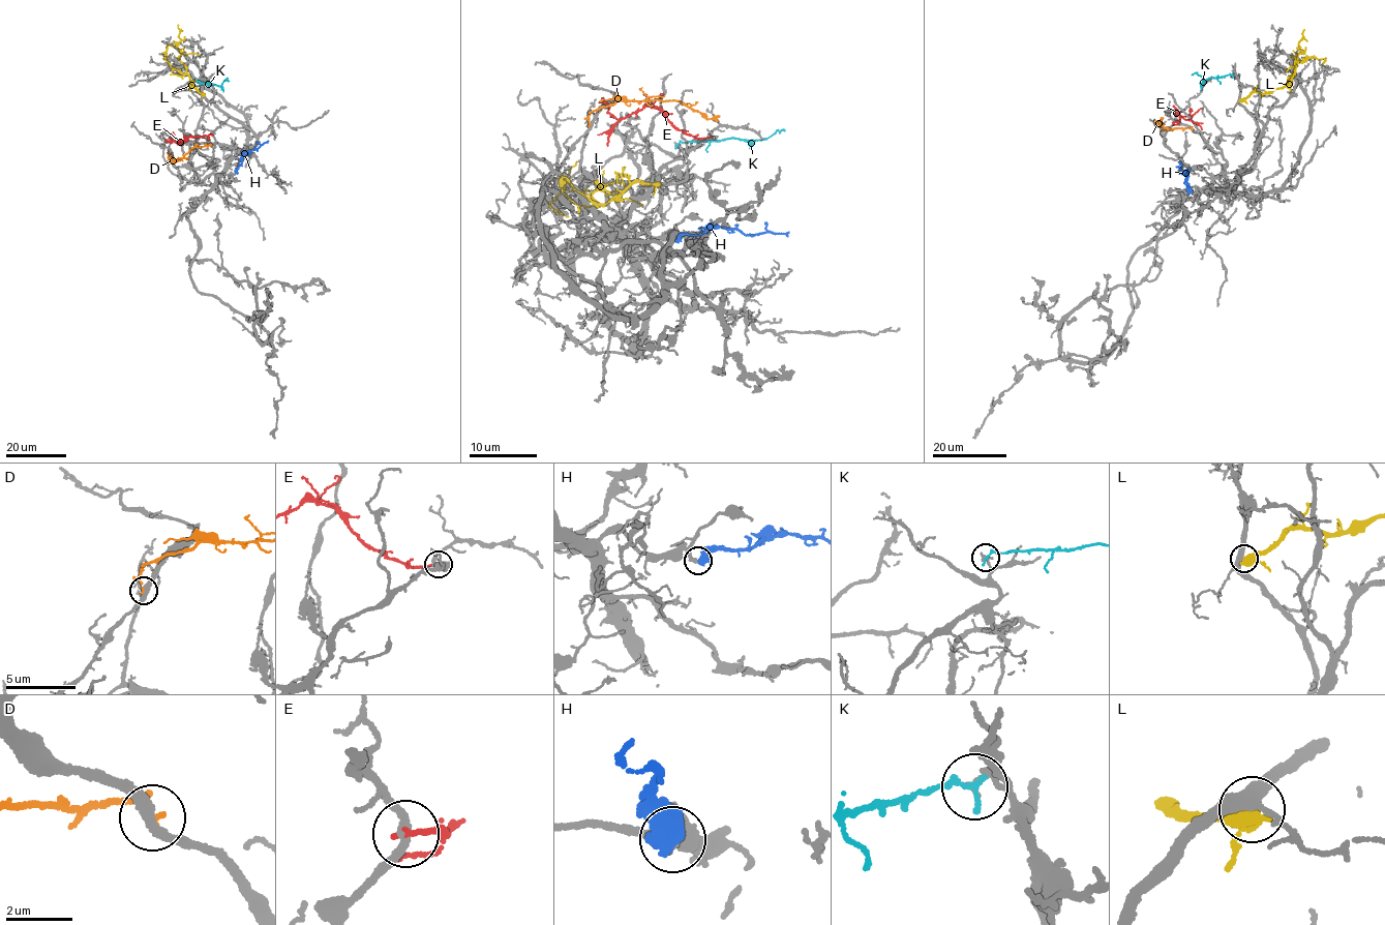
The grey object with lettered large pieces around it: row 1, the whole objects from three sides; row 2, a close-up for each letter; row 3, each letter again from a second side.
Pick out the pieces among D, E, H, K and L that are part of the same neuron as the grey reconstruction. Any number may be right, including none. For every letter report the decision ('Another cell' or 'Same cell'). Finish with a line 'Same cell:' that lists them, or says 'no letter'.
D: Another cell
E: Another cell
H: Same cell
K: Another cell
L: Another cell
Same cell: H

